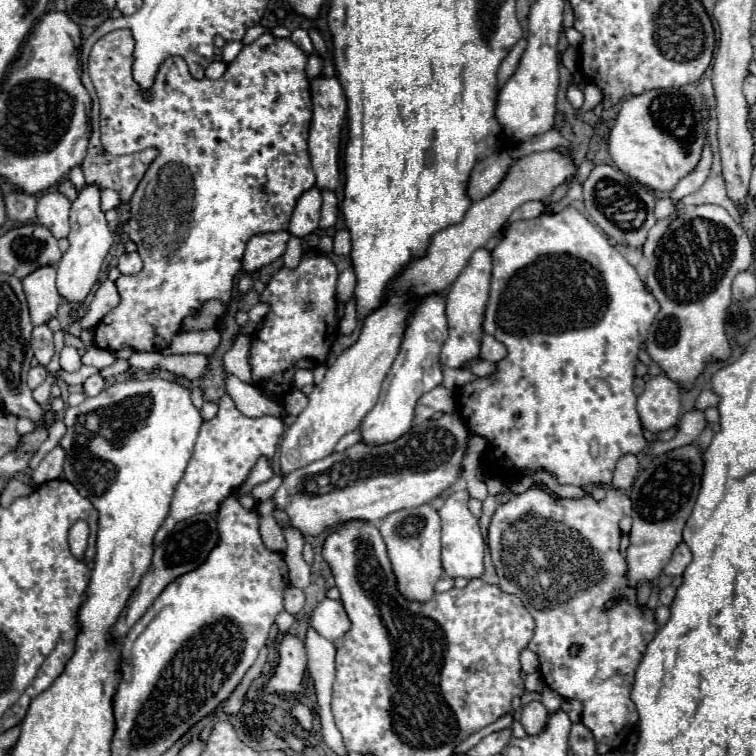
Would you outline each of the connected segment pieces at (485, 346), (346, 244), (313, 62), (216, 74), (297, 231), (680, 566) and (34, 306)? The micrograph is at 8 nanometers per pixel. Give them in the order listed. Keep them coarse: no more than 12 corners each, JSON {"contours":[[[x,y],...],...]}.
{"contours":[[[483,335],[481,359],[497,363],[507,347],[493,335]],[[337,231],[333,235],[333,253],[349,255],[351,239],[349,231]],[[309,55],[307,69],[309,79],[321,75],[321,61],[317,55]],[[211,61],[205,69],[207,79],[219,79],[227,65]],[[321,191],[299,197],[289,233],[301,239],[319,227]],[[685,543],[673,551],[663,569],[665,575],[681,575],[691,563]],[[55,267],[23,279],[33,325],[57,315]]]}

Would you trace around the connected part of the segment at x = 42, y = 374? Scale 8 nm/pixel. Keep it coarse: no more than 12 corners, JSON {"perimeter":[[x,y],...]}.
{"perimeter":[[43,365],[29,371],[27,383],[39,387],[47,377]]}

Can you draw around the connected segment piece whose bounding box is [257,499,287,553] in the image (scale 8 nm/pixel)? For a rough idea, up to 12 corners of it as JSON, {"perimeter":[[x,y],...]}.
{"perimeter":[[273,499],[257,505],[265,547],[285,553],[283,531],[273,517]]}

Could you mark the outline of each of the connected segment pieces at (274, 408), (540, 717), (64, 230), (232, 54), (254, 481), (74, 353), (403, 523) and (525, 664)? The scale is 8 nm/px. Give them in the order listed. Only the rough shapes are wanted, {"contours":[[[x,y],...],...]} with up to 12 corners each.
{"contours":[[[225,377],[237,409],[249,417],[283,417],[281,401],[259,387]],[[539,701],[523,707],[519,721],[527,735],[545,729],[549,711]],[[59,191],[37,203],[37,221],[57,239],[69,235],[69,199]],[[227,41],[223,61],[231,63],[243,47],[241,41]],[[265,457],[259,459],[239,495],[251,495],[255,485],[269,481],[275,473]],[[65,345],[59,365],[65,371],[81,367],[79,351]],[[419,505],[381,523],[403,597],[429,601],[443,575],[441,517]],[[533,651],[521,653],[525,673],[539,671],[539,659]]]}

